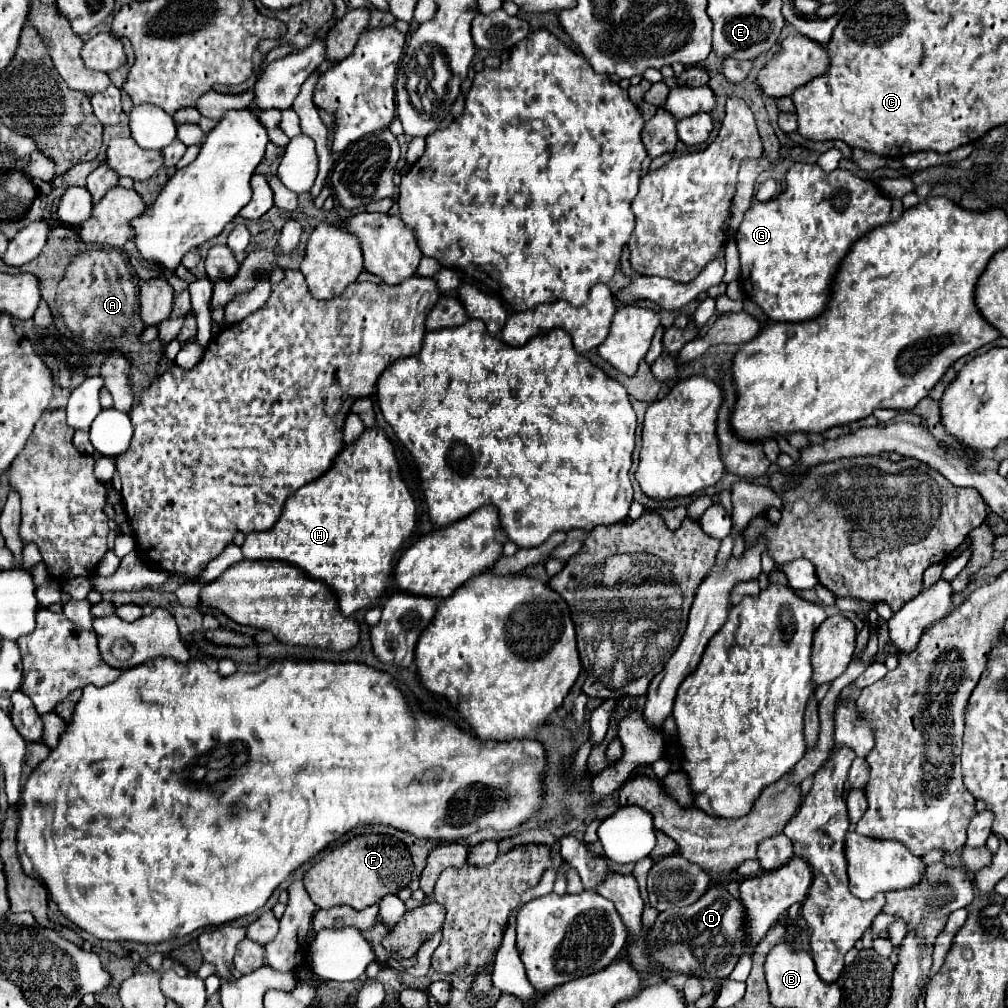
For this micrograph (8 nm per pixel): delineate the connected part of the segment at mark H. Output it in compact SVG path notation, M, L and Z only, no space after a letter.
M379 427L365 429L361 437L339 451L333 467L315 479L315 483L301 487L291 499L287 499L281 517L275 527L267 531L251 531L241 545L245 559L279 559L297 565L313 579L325 581L335 593L343 615L351 615L357 609L367 609L383 605L387 599L387 589L391 585L393 557L411 537L415 529L417 507L415 501L401 479L393 444Z

